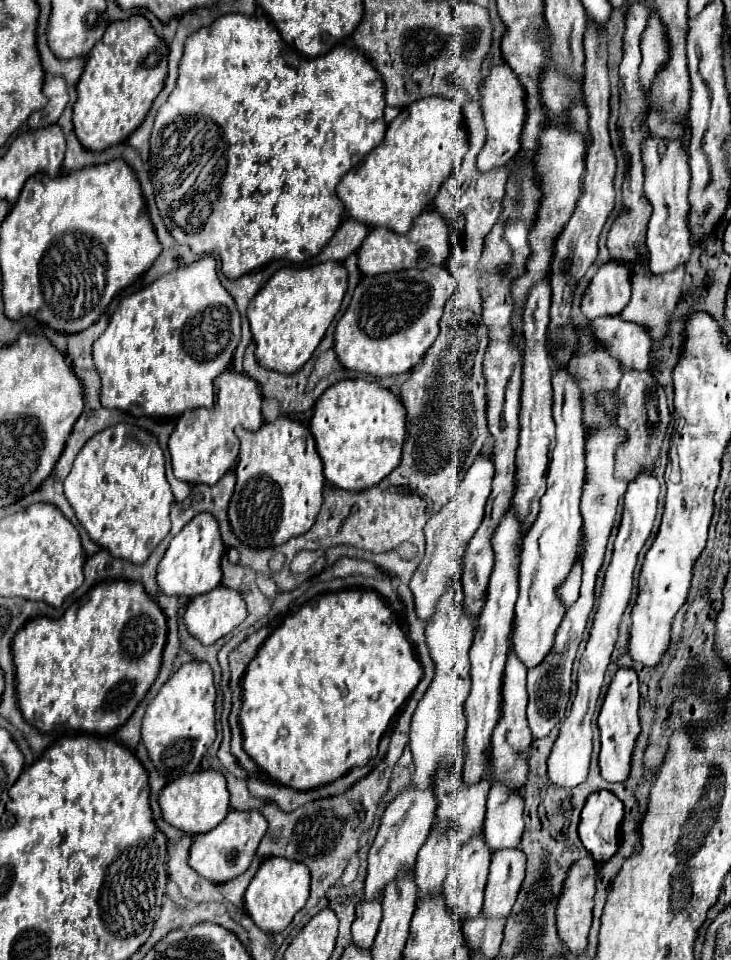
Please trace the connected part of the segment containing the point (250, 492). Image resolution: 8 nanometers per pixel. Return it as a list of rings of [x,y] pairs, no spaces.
[[[279,416],[275,422],[263,424],[257,432],[247,432],[245,428],[237,426],[235,434],[241,442],[241,448],[235,468],[237,484],[229,500],[229,524],[233,534],[251,548],[281,546],[289,538],[305,534],[317,520],[323,502],[323,484],[325,484],[323,462],[317,454],[311,430],[287,416]]]

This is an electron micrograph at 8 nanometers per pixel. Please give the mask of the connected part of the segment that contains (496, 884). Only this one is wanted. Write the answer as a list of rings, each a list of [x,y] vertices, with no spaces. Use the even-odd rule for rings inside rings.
[[[501,848],[493,854],[483,912],[507,918],[525,878],[525,854],[521,848]]]

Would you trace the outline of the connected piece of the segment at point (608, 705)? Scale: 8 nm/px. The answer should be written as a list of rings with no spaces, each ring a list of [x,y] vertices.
[[[619,668],[609,684],[601,714],[599,714],[599,730],[601,730],[601,754],[599,754],[599,766],[601,774],[605,774],[605,780],[619,782],[629,776],[631,768],[631,752],[635,746],[635,740],[641,732],[641,724],[637,718],[639,708],[639,682],[637,672],[633,668]]]

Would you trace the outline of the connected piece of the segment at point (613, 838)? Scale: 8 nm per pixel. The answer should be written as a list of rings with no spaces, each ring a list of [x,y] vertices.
[[[609,790],[593,792],[581,810],[579,836],[593,860],[609,860],[619,848],[623,802]]]

